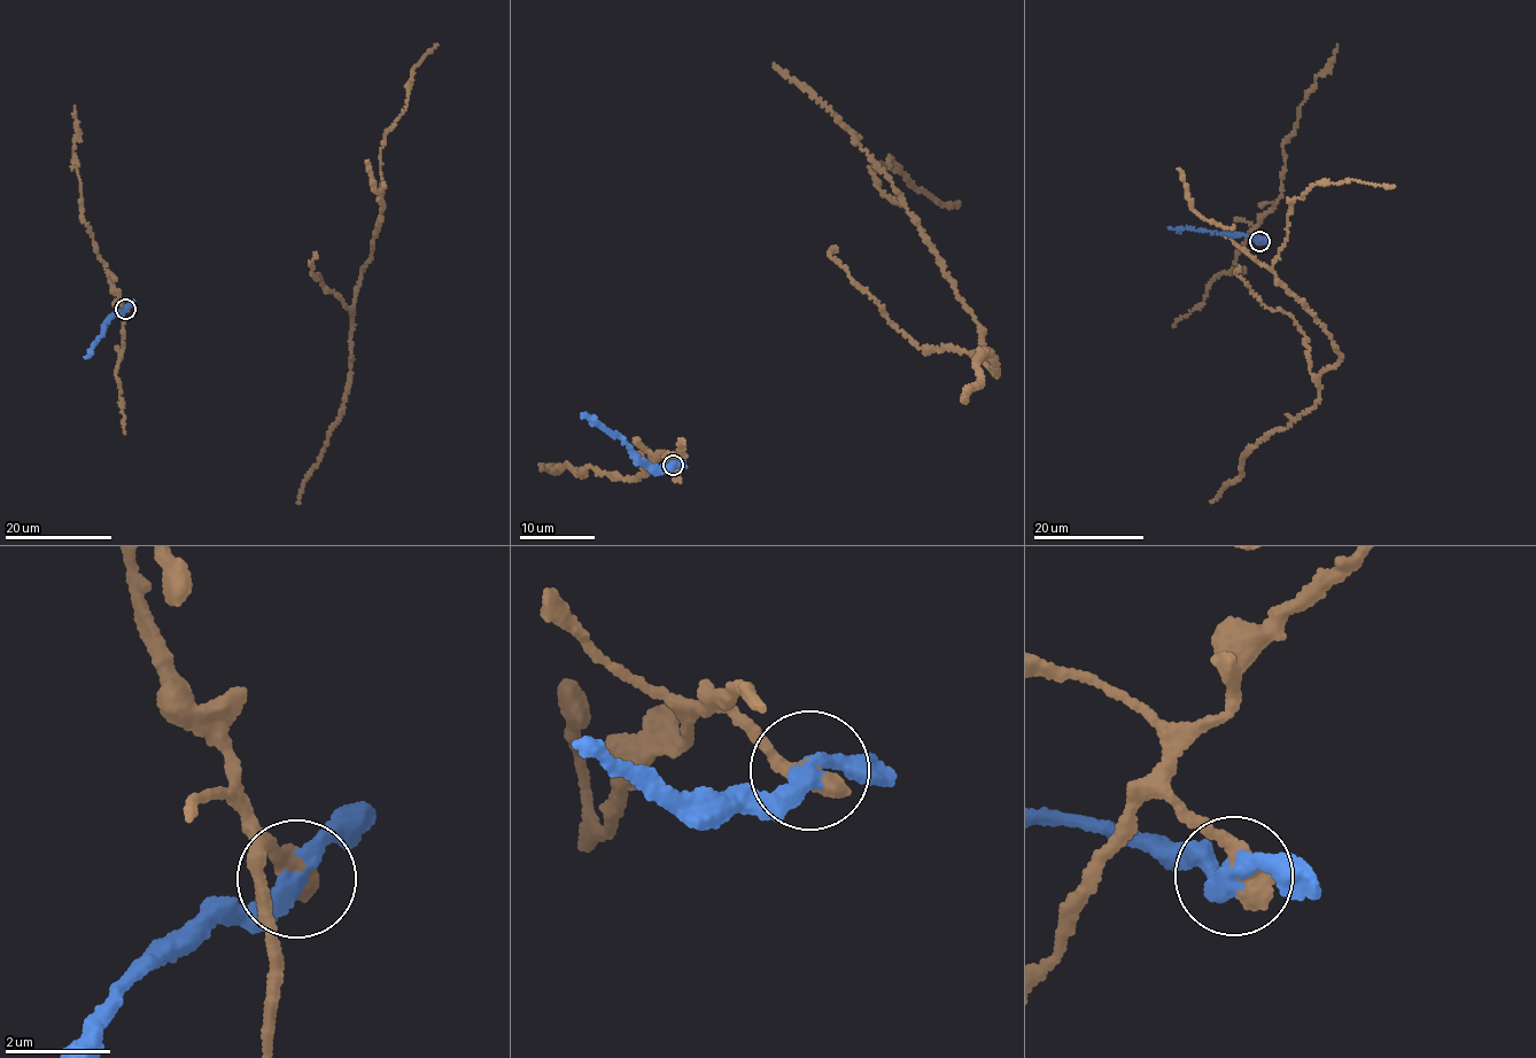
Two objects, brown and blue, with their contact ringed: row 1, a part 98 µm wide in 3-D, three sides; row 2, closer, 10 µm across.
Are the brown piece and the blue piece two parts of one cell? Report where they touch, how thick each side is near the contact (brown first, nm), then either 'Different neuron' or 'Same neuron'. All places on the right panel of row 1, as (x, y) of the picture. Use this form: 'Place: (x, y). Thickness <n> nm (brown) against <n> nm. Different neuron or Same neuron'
Place: (1259, 241). Thickness 550 nm (brown) against 320 nm. Different neuron

